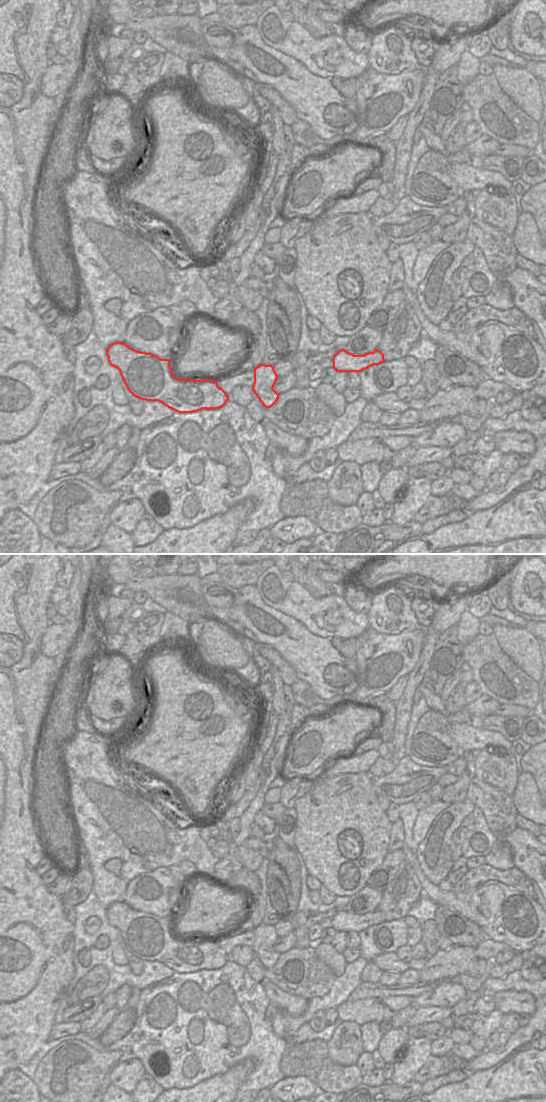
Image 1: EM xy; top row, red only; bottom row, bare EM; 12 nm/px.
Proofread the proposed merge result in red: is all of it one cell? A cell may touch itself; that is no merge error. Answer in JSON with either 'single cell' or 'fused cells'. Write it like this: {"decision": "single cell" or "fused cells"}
{"decision": "single cell"}

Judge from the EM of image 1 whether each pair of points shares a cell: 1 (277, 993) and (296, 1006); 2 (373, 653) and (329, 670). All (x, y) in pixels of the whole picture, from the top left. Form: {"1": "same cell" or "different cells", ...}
{"1": "same cell", "2": "different cells"}

